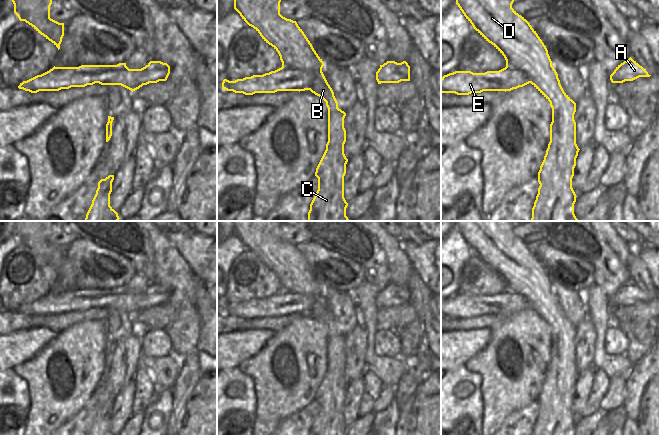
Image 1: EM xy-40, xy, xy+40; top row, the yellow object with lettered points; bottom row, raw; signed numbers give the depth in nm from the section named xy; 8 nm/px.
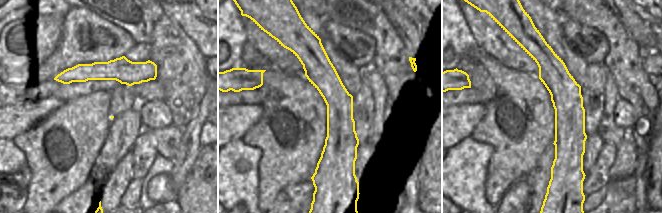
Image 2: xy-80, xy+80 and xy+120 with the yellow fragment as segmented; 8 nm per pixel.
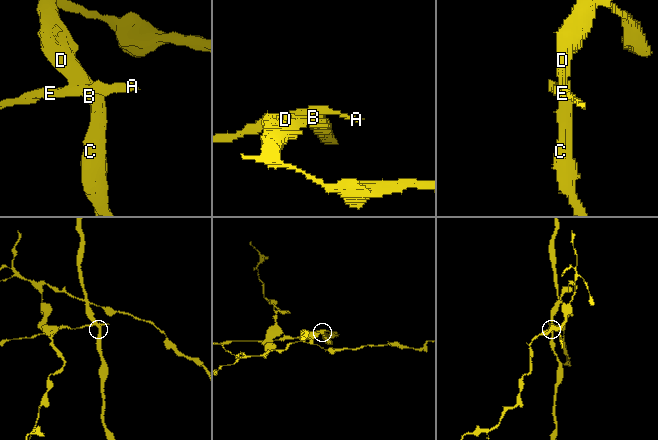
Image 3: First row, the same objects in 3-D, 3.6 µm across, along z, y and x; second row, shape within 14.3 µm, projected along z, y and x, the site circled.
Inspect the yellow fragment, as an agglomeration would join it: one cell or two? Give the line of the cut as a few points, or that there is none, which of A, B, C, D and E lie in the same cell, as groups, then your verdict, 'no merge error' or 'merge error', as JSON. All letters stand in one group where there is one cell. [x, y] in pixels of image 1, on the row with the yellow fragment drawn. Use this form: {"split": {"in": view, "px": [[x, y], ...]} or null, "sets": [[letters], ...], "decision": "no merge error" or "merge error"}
{"split": {"in": "xy", "px": [[282, 66], [310, 71], [313, 74], [313, 82], [310, 88]]}, "sets": [["A", "E"], ["B", "C", "D"]], "decision": "merge error"}

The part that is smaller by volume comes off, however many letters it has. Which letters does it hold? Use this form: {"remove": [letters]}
{"remove": ["A", "E"]}

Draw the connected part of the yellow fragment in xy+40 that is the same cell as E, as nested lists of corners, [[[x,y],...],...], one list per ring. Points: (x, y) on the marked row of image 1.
[[[505,67],[499,71],[473,73],[455,71],[441,78],[441,93],[469,95],[483,91],[511,91],[530,83],[528,76],[519,69]]]

